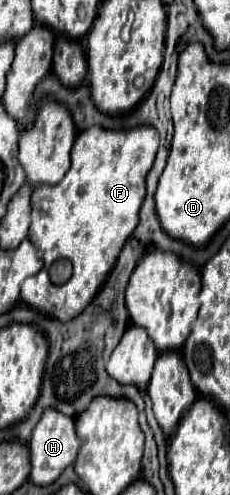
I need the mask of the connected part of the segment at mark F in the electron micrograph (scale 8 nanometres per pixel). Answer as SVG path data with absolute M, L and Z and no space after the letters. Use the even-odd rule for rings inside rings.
M99 125L81 131L71 149L71 165L69 175L57 185L39 185L31 195L31 227L29 241L35 245L43 267L39 273L29 277L21 287L21 299L59 321L71 321L77 317L89 301L95 297L109 271L113 269L117 255L125 243L125 239L133 233L139 221L139 209L145 199L145 177L153 167L155 155L159 149L159 133L153 125L137 125L133 129L111 131ZM57 259L69 259L73 263L73 275L67 283L55 285L49 277L49 269Z

